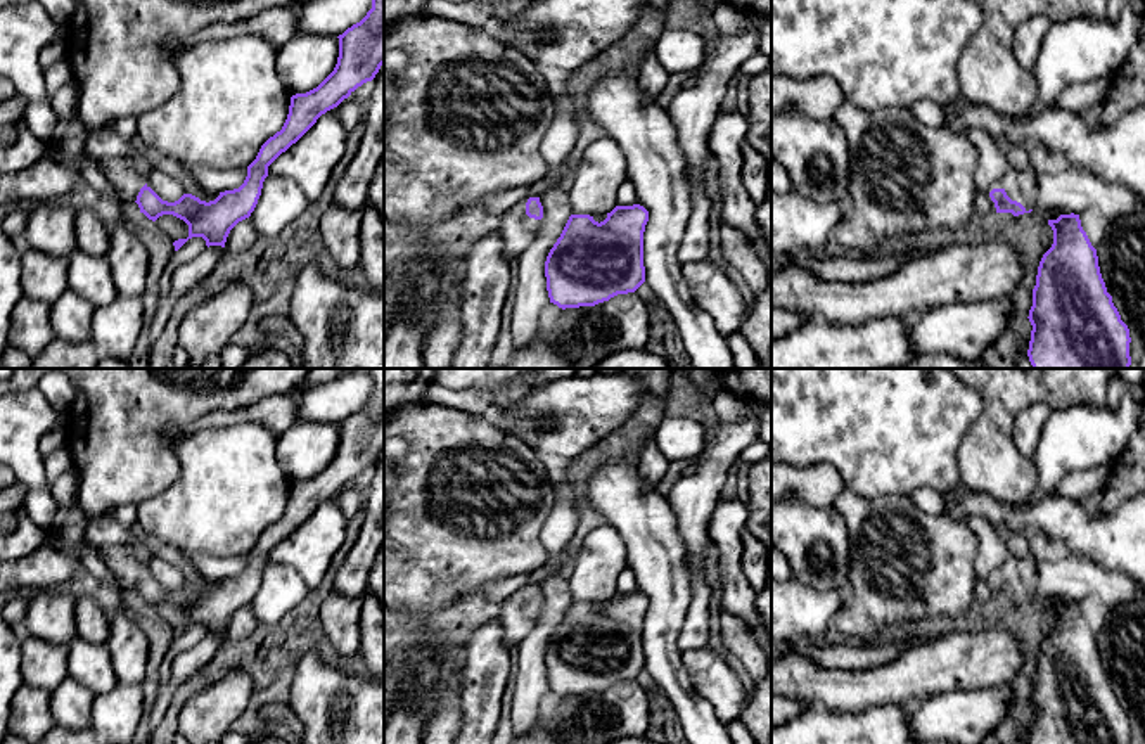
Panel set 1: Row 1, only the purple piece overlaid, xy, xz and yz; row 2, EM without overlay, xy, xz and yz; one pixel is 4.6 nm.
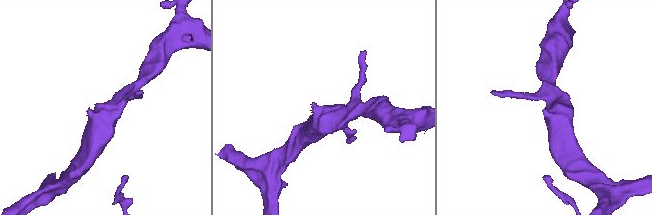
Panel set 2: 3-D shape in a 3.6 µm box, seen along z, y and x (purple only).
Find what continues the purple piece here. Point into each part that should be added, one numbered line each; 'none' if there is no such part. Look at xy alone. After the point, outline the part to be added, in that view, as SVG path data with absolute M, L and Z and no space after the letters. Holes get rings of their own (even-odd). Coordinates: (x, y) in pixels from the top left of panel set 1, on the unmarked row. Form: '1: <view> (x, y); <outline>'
1: xy (127, 571); M106 545L97 548L97 554L112 573L114 583L121 592L133 590L140 576L149 569L149 564L137 561L131 550L125 545Z

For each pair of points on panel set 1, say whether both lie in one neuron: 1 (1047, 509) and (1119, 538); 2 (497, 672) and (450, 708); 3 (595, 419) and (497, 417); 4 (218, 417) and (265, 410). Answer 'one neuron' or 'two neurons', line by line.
1: one neuron
2: two neurons
3: one neuron
4: one neuron

